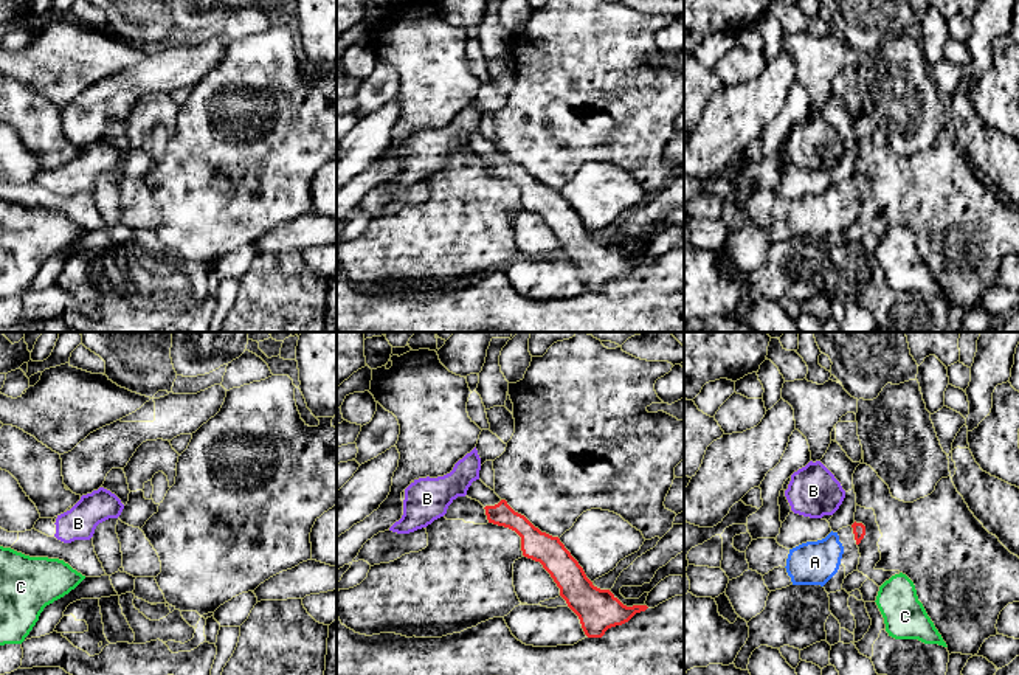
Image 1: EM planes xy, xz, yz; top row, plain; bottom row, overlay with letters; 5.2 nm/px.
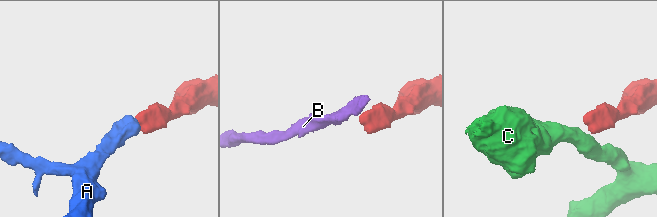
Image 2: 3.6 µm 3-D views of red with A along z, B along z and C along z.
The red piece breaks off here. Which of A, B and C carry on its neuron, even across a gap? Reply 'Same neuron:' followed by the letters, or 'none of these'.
Same neuron: A

